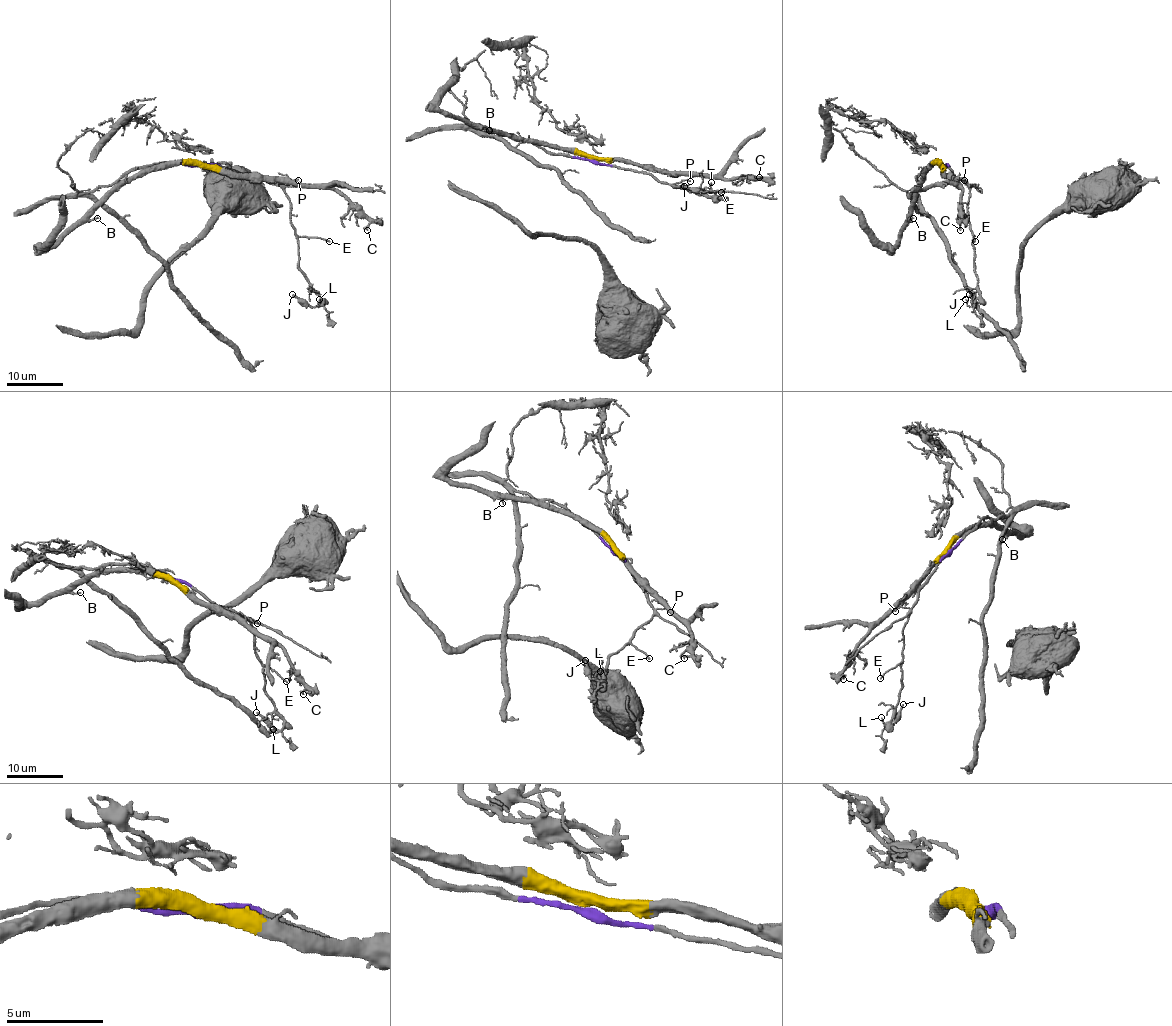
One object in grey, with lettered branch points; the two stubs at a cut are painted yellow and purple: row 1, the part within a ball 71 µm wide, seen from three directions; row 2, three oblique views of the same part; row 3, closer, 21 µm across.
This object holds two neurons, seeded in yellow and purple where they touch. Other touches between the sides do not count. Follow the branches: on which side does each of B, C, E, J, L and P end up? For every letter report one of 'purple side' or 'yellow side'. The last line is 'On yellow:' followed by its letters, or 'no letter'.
B: yellow side
C: yellow side
E: purple side
J: purple side
L: purple side
P: purple side
On yellow: B, C

